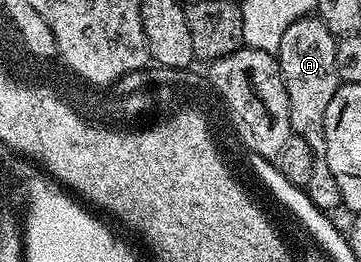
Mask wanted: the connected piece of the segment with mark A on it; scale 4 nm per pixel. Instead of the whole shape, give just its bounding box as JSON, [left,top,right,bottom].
[276,17,342,213]

